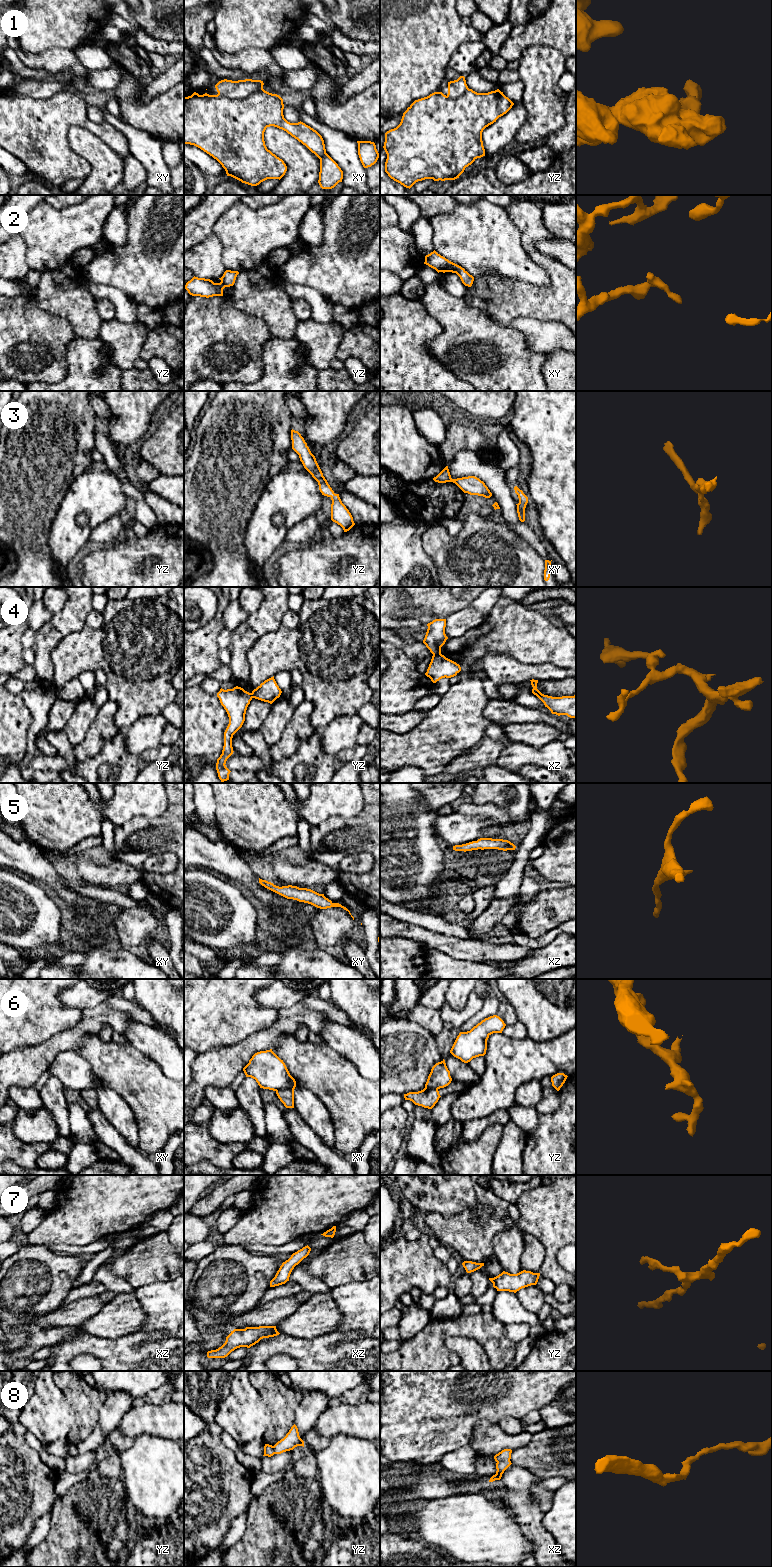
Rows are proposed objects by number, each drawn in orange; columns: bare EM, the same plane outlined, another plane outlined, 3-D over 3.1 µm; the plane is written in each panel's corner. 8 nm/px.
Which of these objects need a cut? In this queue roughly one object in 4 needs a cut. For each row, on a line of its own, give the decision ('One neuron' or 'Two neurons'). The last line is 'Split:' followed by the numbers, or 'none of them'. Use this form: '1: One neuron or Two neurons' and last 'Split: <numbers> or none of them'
1: Two neurons
2: One neuron
3: One neuron
4: Two neurons
5: One neuron
6: Two neurons
7: One neuron
8: One neuron
Split: 1, 4, 6

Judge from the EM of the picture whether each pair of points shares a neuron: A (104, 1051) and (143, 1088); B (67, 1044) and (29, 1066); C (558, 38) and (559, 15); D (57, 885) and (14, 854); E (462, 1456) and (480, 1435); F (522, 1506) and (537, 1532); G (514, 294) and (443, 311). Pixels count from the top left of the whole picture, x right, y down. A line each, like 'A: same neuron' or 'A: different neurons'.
A: same neuron
B: same neuron
C: same neuron
D: same neuron
E: different neurons
F: same neuron
G: different neurons

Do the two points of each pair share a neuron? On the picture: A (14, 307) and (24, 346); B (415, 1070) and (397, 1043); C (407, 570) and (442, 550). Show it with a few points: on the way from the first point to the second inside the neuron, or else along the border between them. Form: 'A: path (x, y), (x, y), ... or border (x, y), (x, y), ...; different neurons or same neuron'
A: path (14, 317), (16, 336); same neuron
B: path (408, 1063), (397, 1050); same neuron
C: border (421, 536), (422, 549), (433, 562), (439, 576); different neurons

